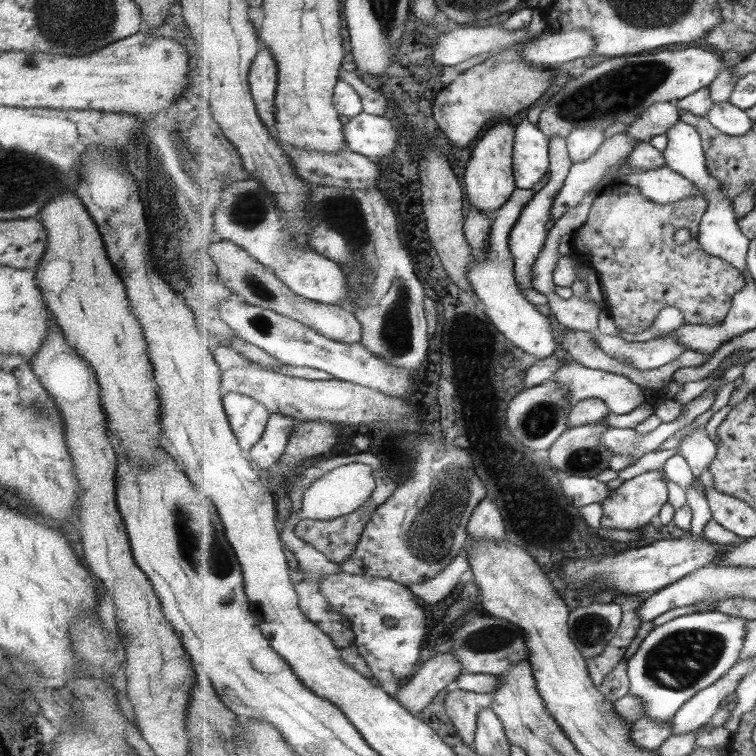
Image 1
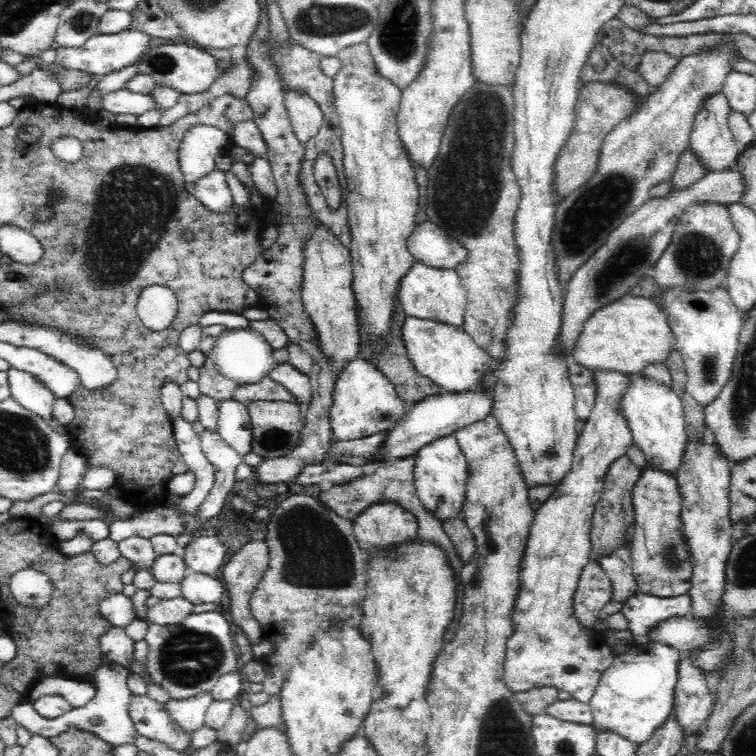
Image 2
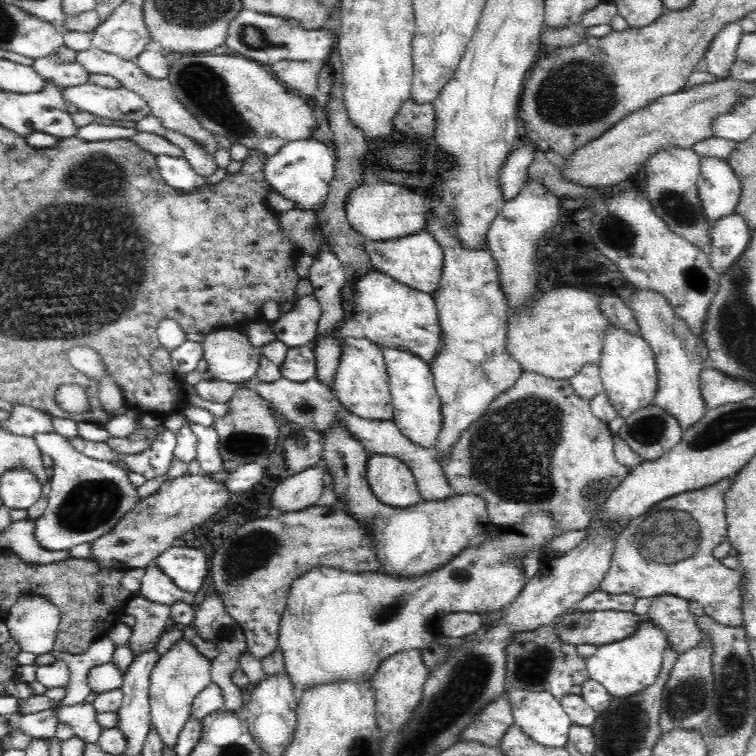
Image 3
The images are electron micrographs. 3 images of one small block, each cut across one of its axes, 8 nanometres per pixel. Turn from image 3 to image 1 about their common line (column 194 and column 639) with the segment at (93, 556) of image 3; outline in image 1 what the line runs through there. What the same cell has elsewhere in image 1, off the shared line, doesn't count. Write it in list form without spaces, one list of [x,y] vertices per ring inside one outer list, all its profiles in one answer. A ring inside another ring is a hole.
[[[661,469],[647,471],[636,477],[627,479],[620,487],[612,491],[603,506],[603,526],[621,528],[621,530],[637,530],[646,527],[661,512],[667,502],[667,486],[661,480]]]

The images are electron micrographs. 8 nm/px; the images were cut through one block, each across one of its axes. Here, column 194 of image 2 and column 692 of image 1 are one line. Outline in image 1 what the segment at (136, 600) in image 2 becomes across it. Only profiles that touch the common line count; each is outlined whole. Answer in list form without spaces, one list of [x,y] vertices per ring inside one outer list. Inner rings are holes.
[[[695,612],[691,615],[679,616],[673,621],[656,627],[643,641],[639,652],[627,662],[628,675],[631,681],[630,693],[643,699],[647,717],[671,724],[679,709],[695,696],[697,692],[710,687],[714,682],[730,672],[743,653],[745,637],[747,637],[749,619],[729,616],[729,614],[713,612]]]

